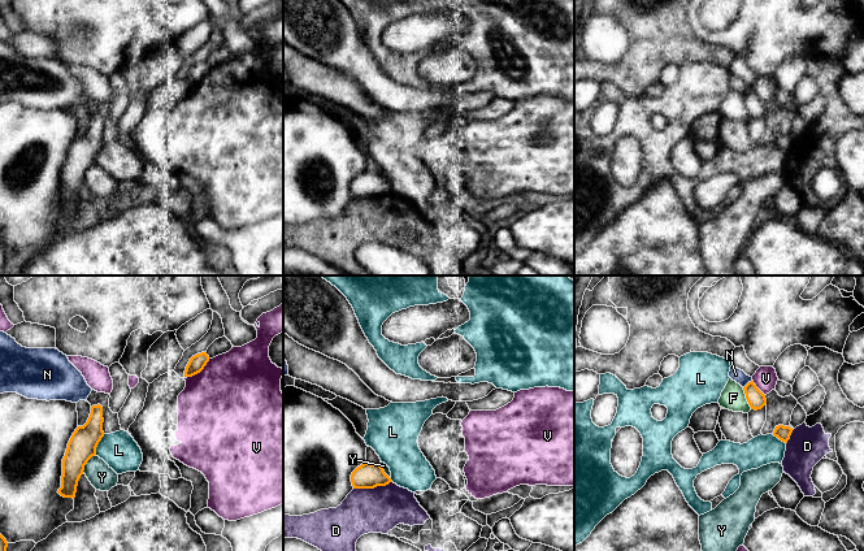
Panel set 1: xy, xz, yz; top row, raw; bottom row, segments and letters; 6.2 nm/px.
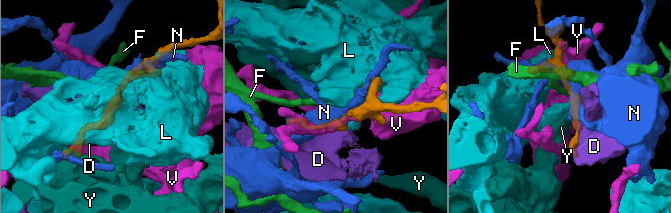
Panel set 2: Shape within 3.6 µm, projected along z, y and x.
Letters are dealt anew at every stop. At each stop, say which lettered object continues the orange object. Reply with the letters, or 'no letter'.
no letter

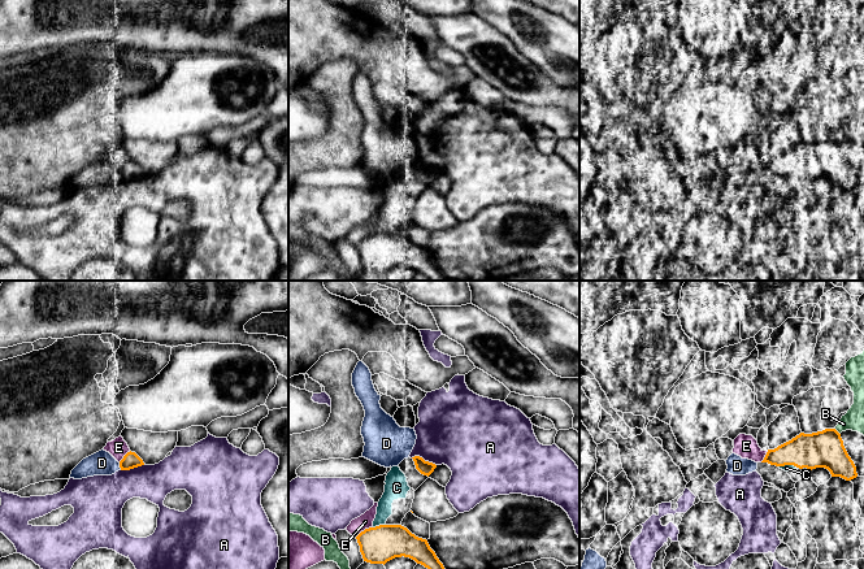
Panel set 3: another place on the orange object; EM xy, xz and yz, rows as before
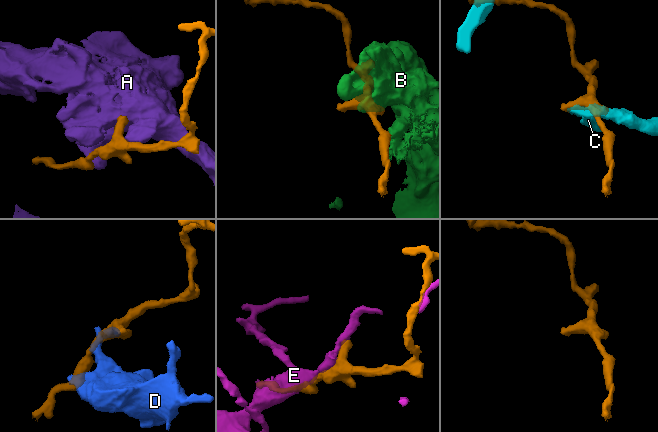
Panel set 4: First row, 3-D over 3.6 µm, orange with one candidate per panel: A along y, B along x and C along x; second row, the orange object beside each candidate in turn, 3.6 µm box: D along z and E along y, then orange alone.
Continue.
no letter

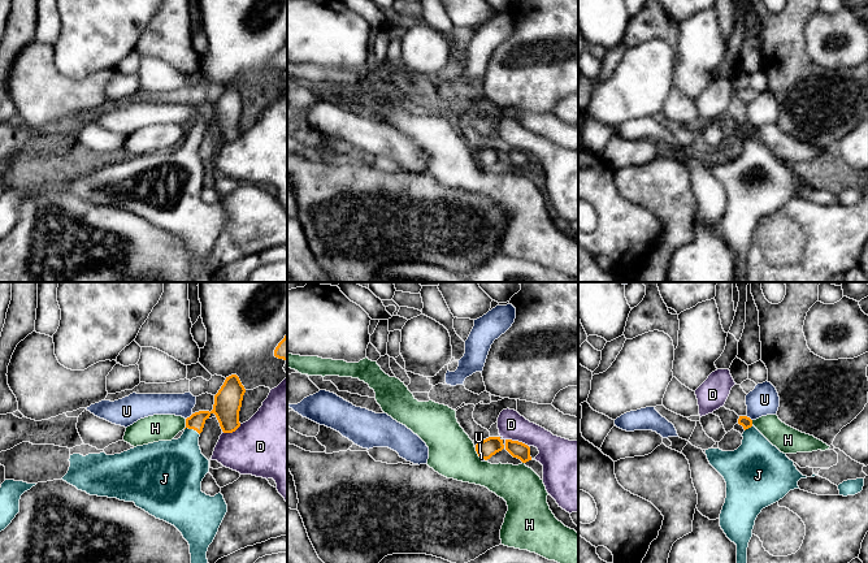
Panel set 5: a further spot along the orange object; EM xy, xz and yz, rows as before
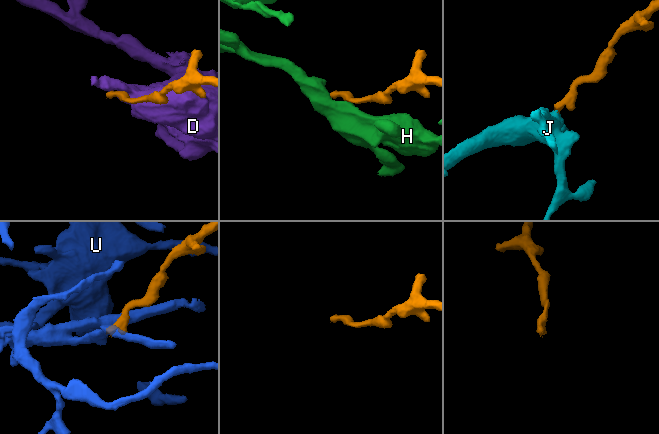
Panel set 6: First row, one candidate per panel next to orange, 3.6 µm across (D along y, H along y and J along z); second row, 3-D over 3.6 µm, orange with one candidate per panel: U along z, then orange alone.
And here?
J

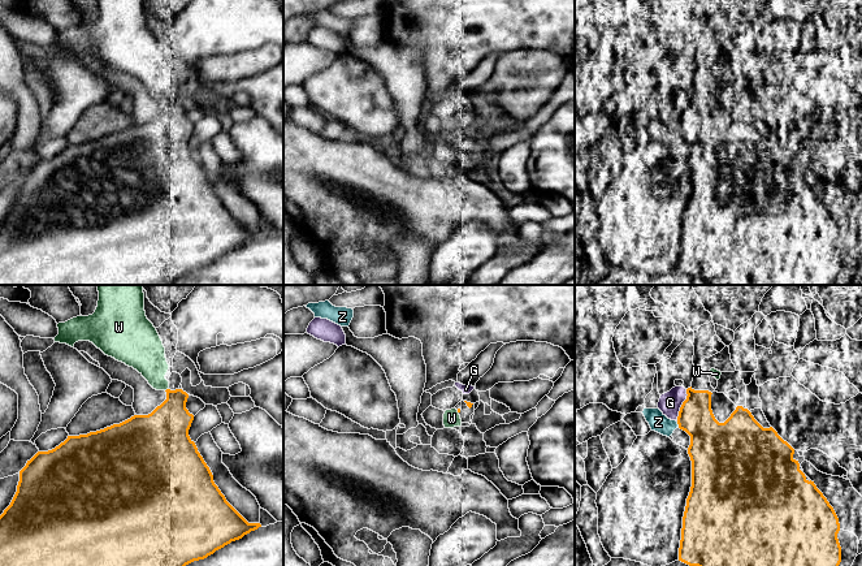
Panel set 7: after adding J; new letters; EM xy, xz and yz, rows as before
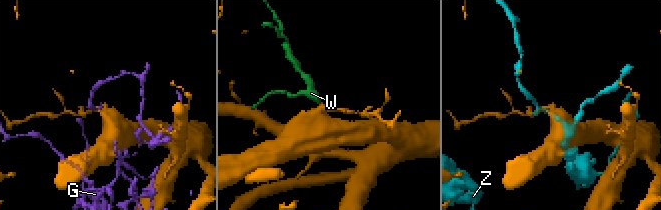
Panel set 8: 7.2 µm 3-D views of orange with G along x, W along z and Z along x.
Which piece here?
W

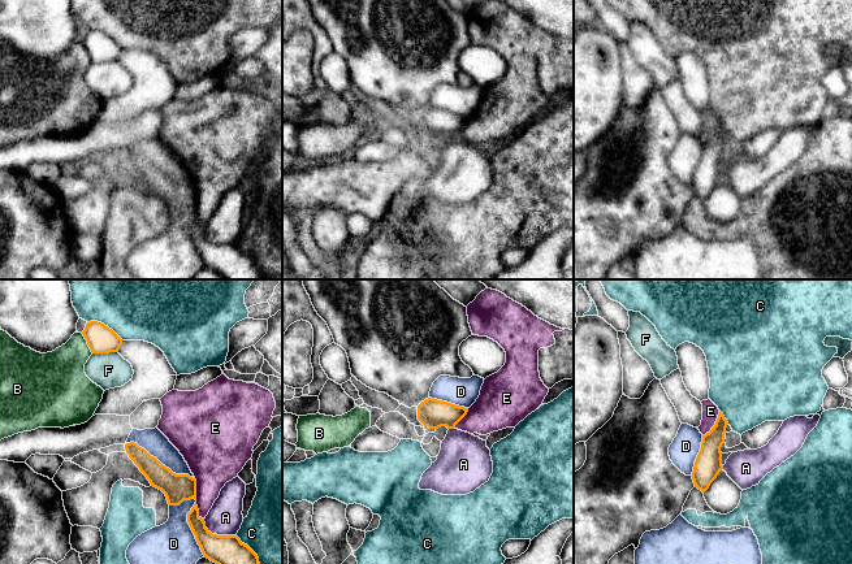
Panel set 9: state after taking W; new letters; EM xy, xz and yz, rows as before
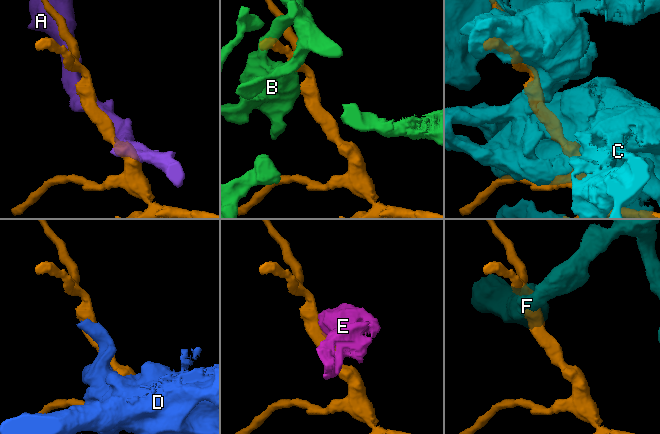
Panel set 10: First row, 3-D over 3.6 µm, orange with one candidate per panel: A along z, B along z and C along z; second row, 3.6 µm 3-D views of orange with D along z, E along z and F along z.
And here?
no letter

